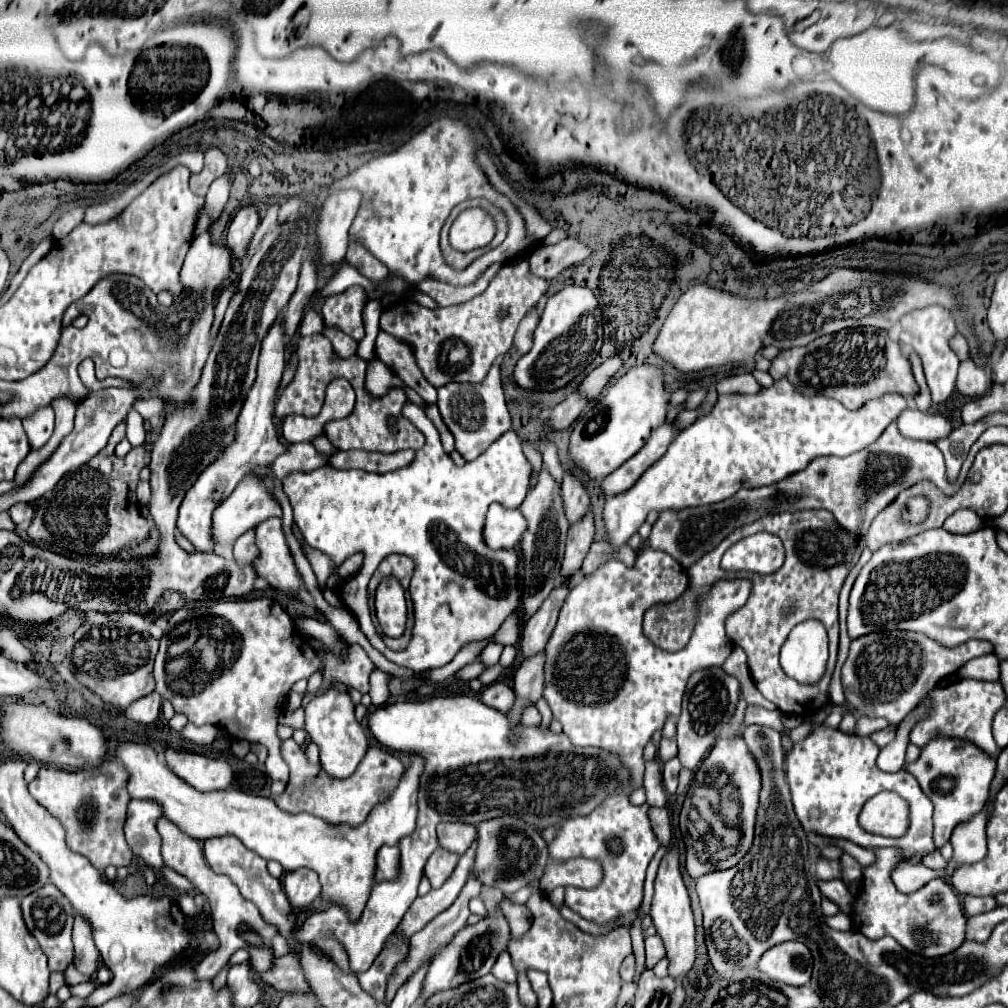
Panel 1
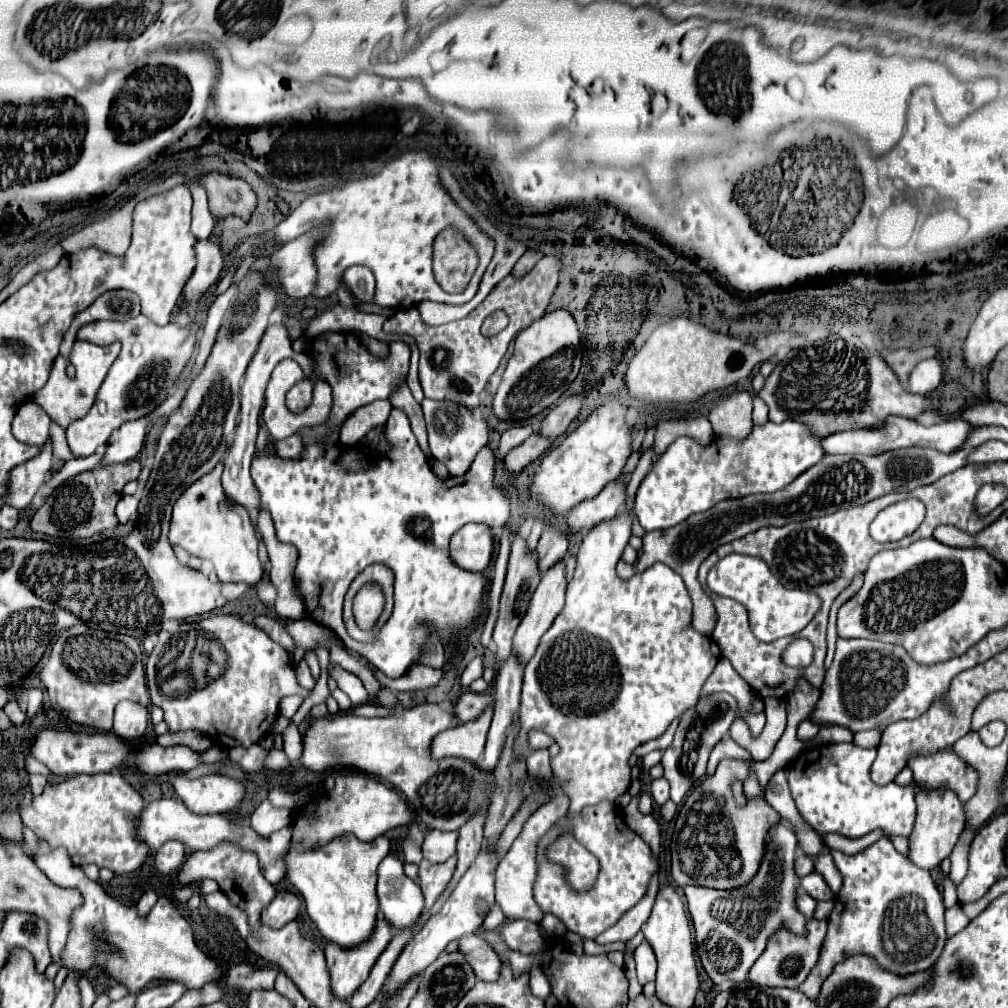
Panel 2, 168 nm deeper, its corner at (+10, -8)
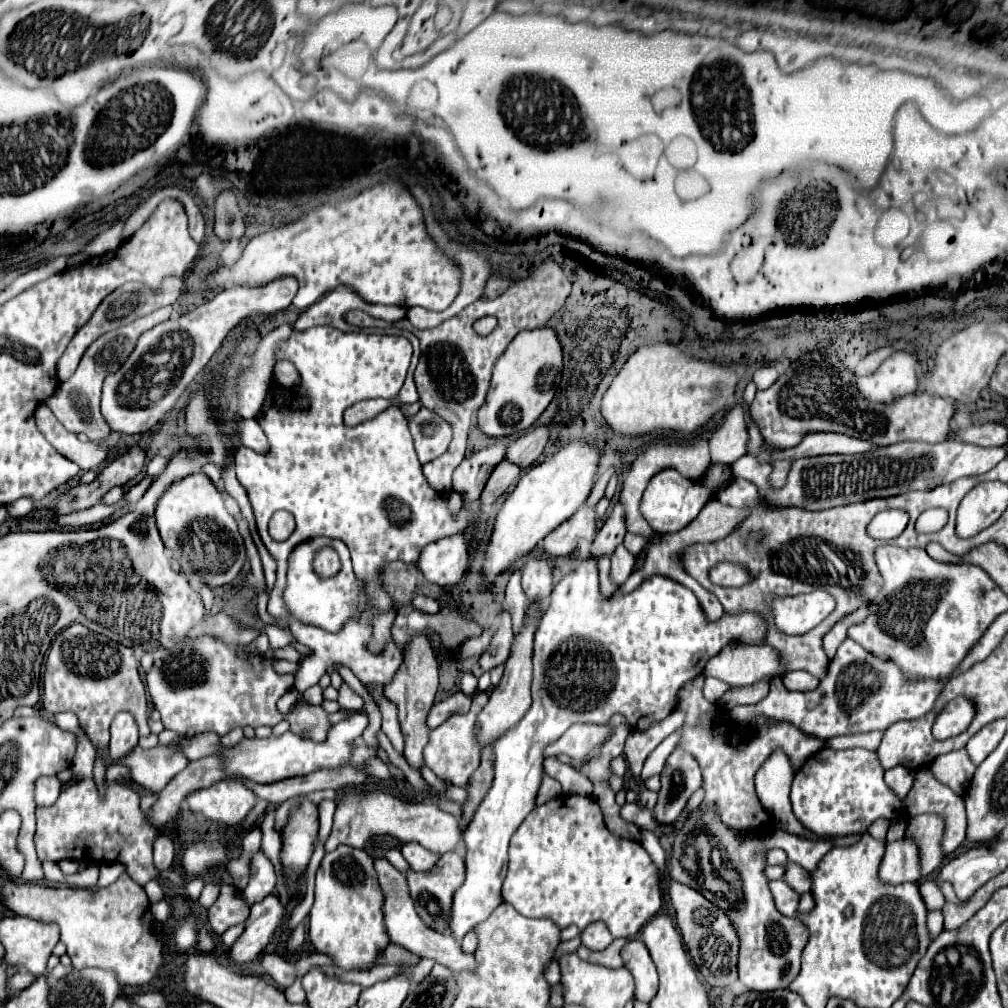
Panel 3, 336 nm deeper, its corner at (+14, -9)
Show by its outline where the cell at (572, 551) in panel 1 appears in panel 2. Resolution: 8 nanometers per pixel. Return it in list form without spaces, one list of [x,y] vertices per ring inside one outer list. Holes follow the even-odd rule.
[[[562,560],[542,574],[540,584],[530,598],[528,612],[524,614],[514,634],[512,652],[522,662],[522,666],[534,656],[540,638],[552,626],[556,614],[560,614],[560,610],[564,608],[564,590],[566,590],[566,578],[564,578],[564,560]]]

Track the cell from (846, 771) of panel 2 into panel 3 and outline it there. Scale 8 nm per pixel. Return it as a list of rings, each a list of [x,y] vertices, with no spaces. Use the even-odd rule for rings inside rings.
[[[820,749],[794,775],[790,801],[794,815],[816,835],[850,835],[866,831],[876,819],[894,819],[902,813],[902,799],[884,783],[884,771],[874,751]]]

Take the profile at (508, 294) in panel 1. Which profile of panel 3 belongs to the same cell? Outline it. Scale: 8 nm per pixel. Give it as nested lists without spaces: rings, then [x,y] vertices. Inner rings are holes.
[[[546,259],[532,271],[530,277],[516,281],[502,295],[494,299],[480,297],[456,317],[444,321],[440,327],[420,331],[410,327],[406,319],[396,323],[396,327],[412,331],[420,339],[422,355],[420,355],[420,365],[414,371],[414,381],[416,381],[422,405],[428,407],[430,411],[436,411],[454,429],[454,439],[448,451],[440,459],[434,459],[422,467],[424,477],[432,485],[432,489],[440,493],[452,491],[452,473],[464,459],[468,431],[472,427],[472,413],[480,409],[484,403],[496,359],[504,353],[504,349],[518,335],[518,331],[546,325],[548,319],[562,307],[568,293],[570,293],[570,281],[566,279],[562,267],[556,261]],[[486,315],[494,315],[498,319],[498,327],[490,335],[480,337],[472,329],[472,323]]]

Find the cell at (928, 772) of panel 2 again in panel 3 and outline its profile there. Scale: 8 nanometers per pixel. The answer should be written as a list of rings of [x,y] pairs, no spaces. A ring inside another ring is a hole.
[[[922,767],[916,771],[914,775],[914,785],[910,789],[910,793],[904,797],[902,809],[908,817],[916,817],[920,813],[943,814],[946,819],[946,833],[944,833],[944,851],[952,853],[954,849],[958,849],[962,845],[962,841],[966,839],[967,818],[965,810],[965,802],[960,799],[948,785],[940,783],[930,767]]]

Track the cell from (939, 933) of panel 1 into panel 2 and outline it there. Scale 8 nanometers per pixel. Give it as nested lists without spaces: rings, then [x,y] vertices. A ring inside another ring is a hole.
[[[880,838],[866,850],[848,856],[830,852],[842,874],[842,888],[828,916],[828,932],[820,948],[818,962],[808,978],[798,986],[810,1000],[816,1000],[824,978],[834,964],[856,954],[868,954],[892,974],[912,974],[928,970],[946,944],[944,904],[928,870],[904,858],[888,838]]]

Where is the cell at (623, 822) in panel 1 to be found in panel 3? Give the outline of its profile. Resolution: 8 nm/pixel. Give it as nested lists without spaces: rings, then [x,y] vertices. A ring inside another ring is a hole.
[[[562,795],[544,803],[542,807],[532,809],[512,835],[510,863],[502,885],[502,897],[522,915],[550,919],[560,929],[576,925],[580,931],[584,931],[588,925],[602,921],[608,925],[614,937],[636,937],[642,925],[654,917],[662,905],[660,869],[638,841],[618,837],[606,827],[594,797]]]

